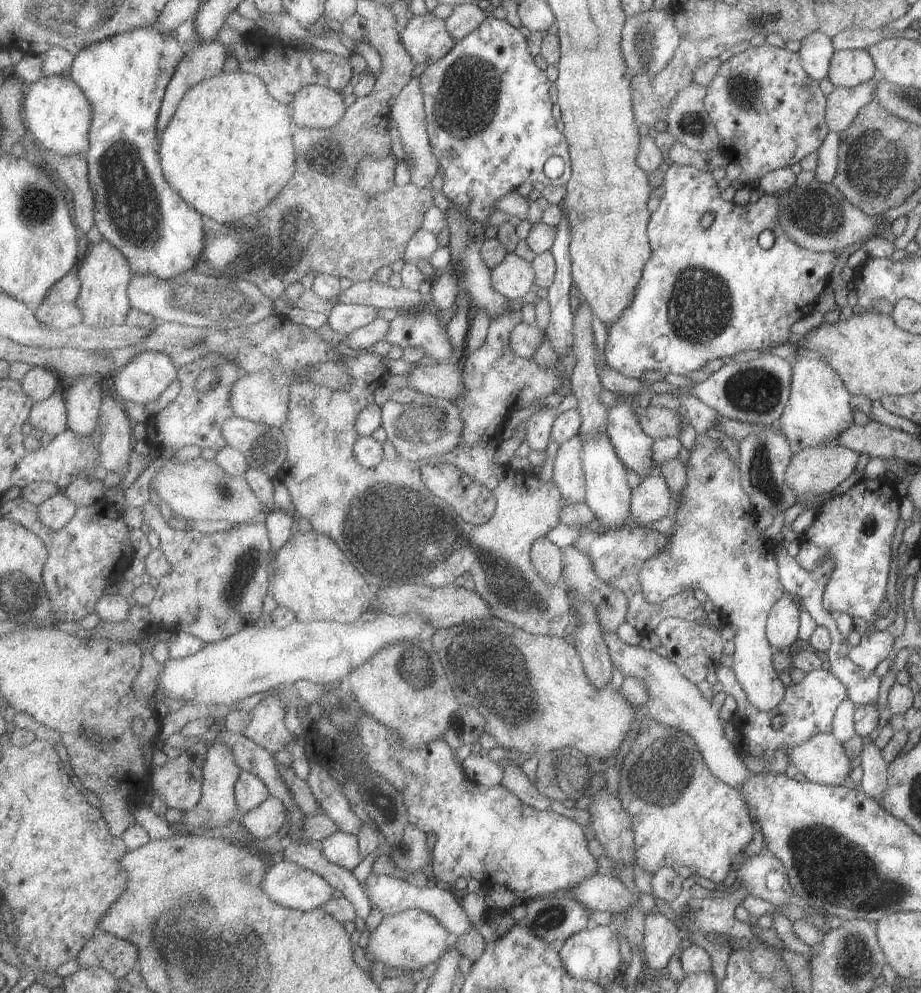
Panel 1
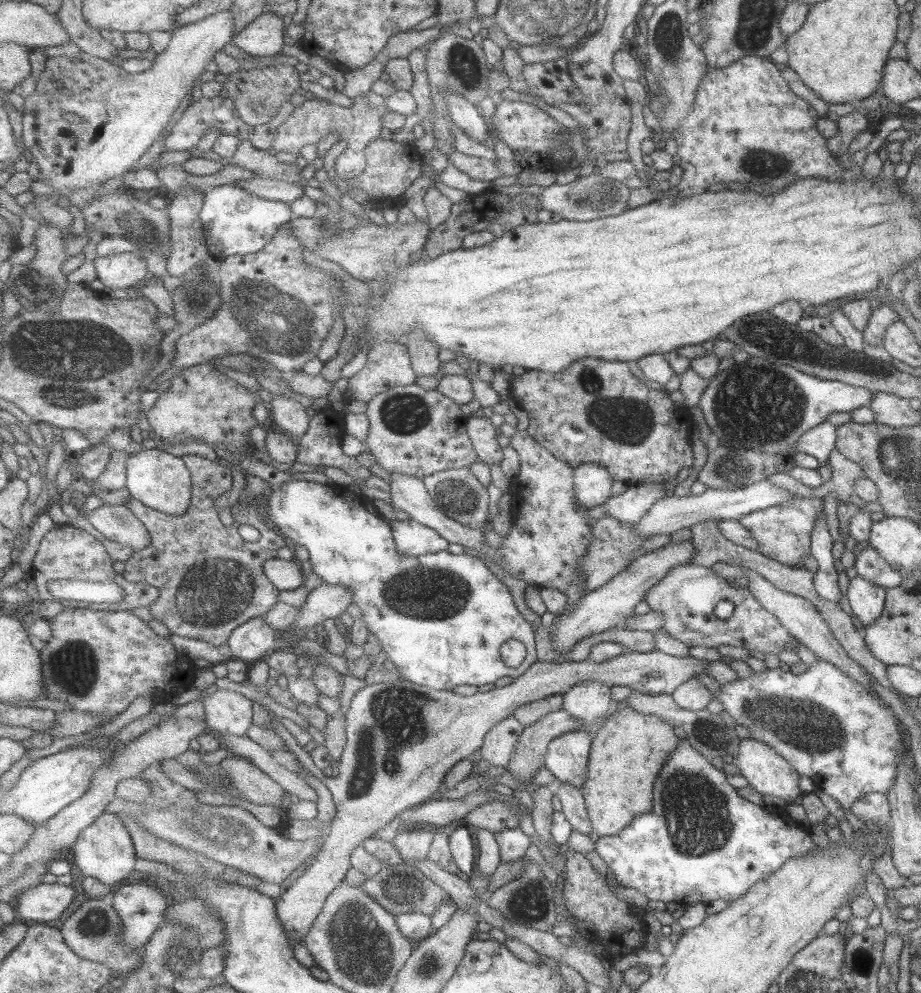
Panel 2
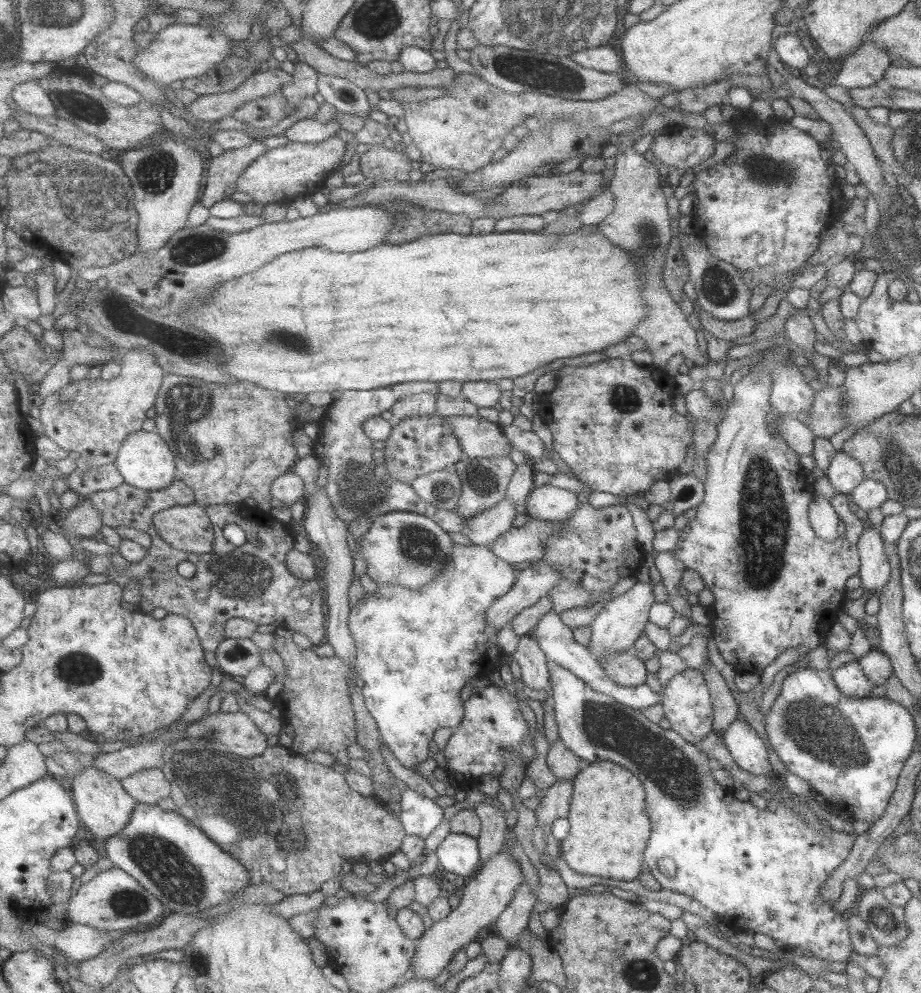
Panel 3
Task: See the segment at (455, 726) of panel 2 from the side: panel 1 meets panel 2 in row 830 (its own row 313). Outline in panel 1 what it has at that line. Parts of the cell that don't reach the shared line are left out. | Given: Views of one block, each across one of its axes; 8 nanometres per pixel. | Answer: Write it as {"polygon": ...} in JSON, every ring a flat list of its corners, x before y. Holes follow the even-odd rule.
{"polygon":[[337,304,326,321,337,333,350,335,357,329,371,324,379,316,379,310,369,305]]}

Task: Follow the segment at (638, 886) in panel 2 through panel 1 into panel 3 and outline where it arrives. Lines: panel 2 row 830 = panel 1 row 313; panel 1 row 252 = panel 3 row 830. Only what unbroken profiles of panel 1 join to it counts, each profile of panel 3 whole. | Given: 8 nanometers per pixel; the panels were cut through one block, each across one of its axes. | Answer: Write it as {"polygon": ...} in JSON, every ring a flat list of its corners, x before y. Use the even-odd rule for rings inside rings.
{"polygon":[[552,665,550,671,550,679,552,682,553,697,556,706,556,719,560,728,560,739,575,753,584,760,584,765,594,763,600,760,608,760,615,764,624,766,629,772,634,773,636,777,643,783,643,788,646,793,646,813,650,820,650,835,647,839,647,850,643,861,653,878,665,890,670,890,673,893,681,893,696,900,705,908,709,909,713,915,722,920,725,925,735,931,748,931,753,933,763,934,771,939,783,942,788,949,809,950,811,954,818,959,827,962,846,962,848,960,852,946,848,936,847,924,845,924,844,914,838,914,831,908,831,904,823,902,819,898,819,889,821,885,829,879,829,876,841,863,844,863,845,858,849,855,849,850,853,847,854,836,848,833,837,831,829,831,825,835,817,829,812,829,803,819,796,817,794,810,784,801,776,801,769,799,766,801,766,806,763,809,757,809,750,801,741,801,735,799,732,795,732,789,719,785,713,775,711,768,714,767,708,756,696,745,687,742,678,732,671,729,663,729,654,722,646,719,641,711,629,708,627,705,619,704,609,696,605,696,601,692,594,692,589,685,575,676,574,672,567,668,558,665],[661,858,669,858,675,864,675,875,672,878,667,878,660,874,657,868,657,861]]}

